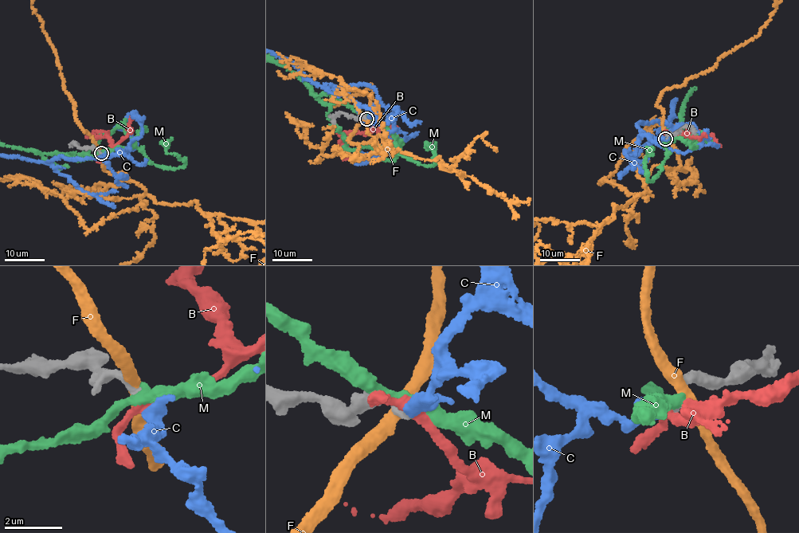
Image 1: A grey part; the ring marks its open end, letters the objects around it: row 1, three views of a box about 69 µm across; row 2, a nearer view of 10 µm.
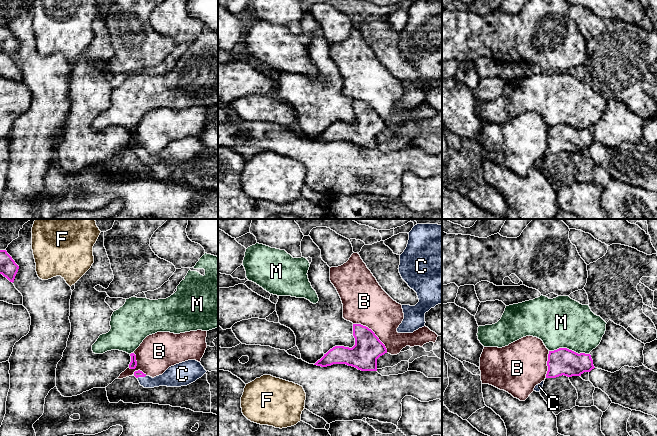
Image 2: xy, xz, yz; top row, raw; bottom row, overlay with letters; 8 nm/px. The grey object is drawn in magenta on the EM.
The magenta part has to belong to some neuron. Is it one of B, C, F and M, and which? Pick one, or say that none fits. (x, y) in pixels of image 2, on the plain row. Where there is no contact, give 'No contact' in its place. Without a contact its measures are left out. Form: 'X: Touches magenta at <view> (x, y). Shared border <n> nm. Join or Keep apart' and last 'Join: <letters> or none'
B: Touches magenta at xz (373, 108). Shared border 360 nm. Keep apart
C: Touches magenta at xy (141, 152). Shared border 80 nm. Join
F: No contact. Keep apart
M: Touches magenta at yz (568, 125). Shared border 320 nm. Keep apart
Join: C

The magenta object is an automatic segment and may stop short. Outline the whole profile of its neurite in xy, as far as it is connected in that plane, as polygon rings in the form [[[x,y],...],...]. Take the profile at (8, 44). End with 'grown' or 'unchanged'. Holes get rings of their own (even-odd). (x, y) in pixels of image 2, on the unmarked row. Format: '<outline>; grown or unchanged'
[[[0,26],[0,50],[6,53],[10,58],[14,58],[19,42],[6,26]]]; unchanged

